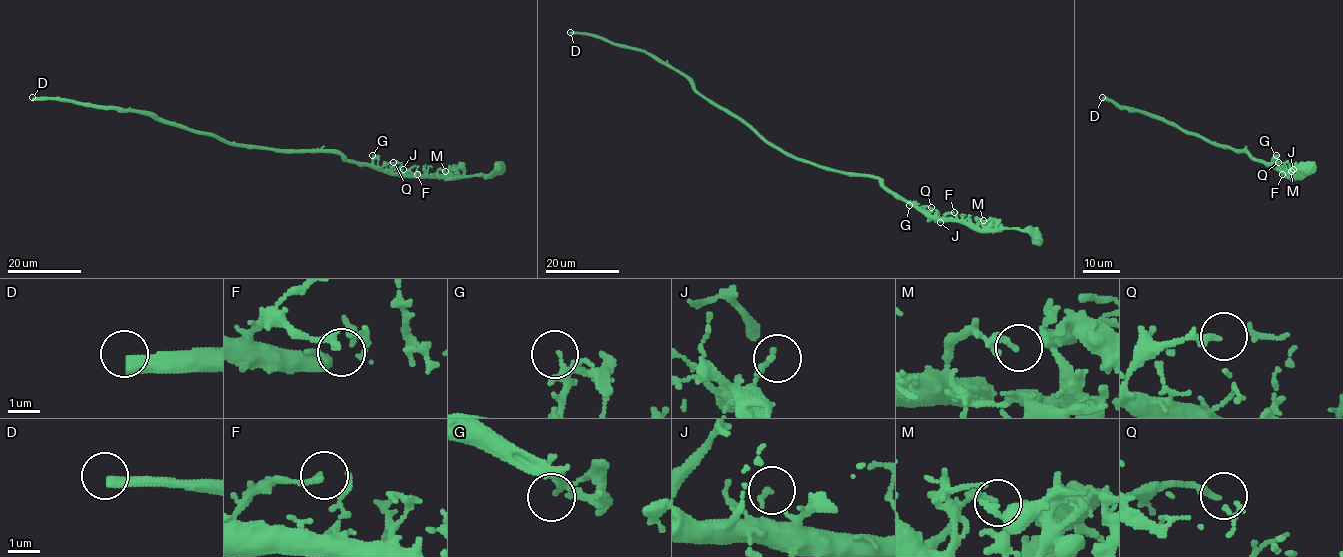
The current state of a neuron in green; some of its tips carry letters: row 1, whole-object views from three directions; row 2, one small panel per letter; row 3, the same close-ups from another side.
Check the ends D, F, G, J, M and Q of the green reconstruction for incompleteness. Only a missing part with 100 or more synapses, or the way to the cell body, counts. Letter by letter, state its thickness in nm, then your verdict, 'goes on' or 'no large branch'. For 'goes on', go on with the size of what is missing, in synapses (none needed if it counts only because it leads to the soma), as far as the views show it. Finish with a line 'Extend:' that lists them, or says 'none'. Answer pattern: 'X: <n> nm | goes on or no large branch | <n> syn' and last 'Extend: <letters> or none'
D: 400 nm | goes on | 140 syn
F: 140 nm | no large branch
G: 120 nm | no large branch
J: 150 nm | no large branch
M: 190 nm | no large branch
Q: 220 nm | no large branch
Extend: D

